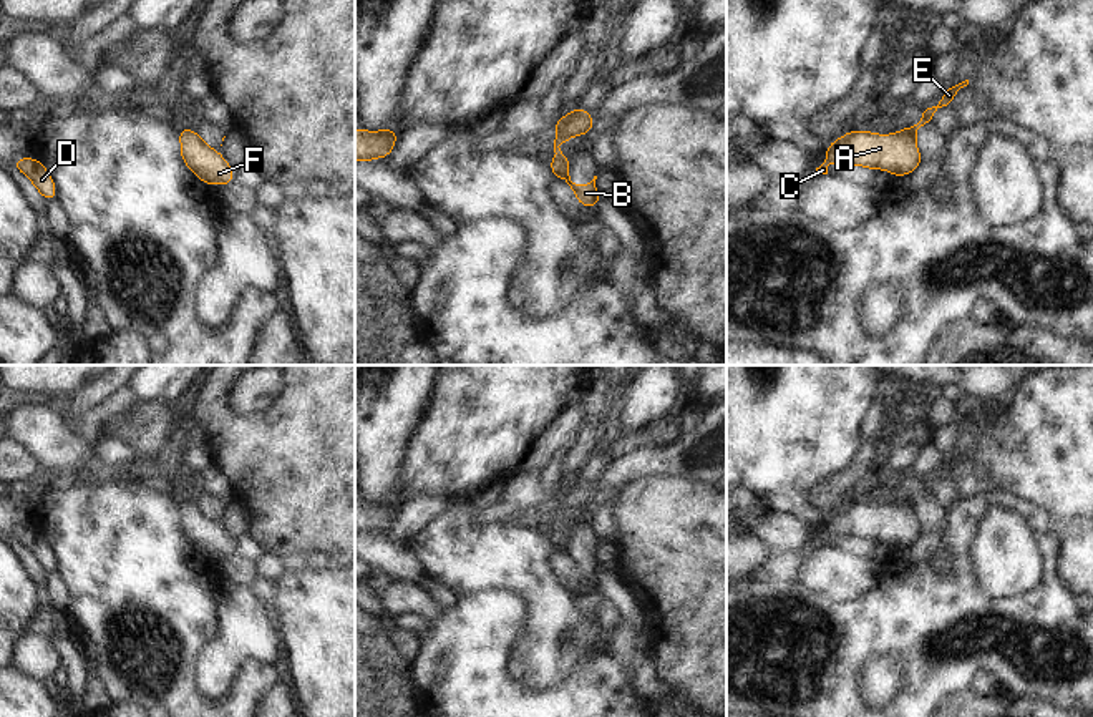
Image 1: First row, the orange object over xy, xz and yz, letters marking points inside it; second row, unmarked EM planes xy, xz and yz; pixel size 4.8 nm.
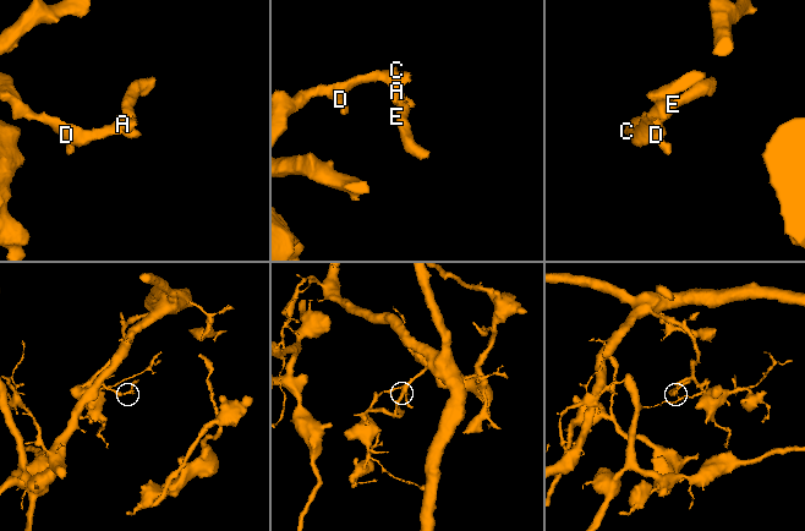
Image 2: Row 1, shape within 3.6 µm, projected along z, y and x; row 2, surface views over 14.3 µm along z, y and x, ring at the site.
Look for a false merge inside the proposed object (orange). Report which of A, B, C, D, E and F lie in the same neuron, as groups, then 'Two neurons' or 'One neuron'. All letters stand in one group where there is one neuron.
Groups: A C D F / B E. Two neurons.

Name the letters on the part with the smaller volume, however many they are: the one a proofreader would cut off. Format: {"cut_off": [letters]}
{"cut_off": ["B", "E"]}

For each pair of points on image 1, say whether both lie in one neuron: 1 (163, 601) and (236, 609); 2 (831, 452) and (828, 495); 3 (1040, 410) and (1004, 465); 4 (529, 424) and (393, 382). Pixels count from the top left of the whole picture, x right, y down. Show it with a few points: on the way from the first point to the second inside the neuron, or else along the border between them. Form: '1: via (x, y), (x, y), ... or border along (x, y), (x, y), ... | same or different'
1: border along (221, 576), (218, 590), (218, 633), (203, 644) | different
2: border along (856, 447), (840, 470), (811, 488), (808, 502) | different
3: via (1040, 424), (1040, 429), (1017, 452) | same
4: border along (435, 382), (428, 404), (412, 429) | different

